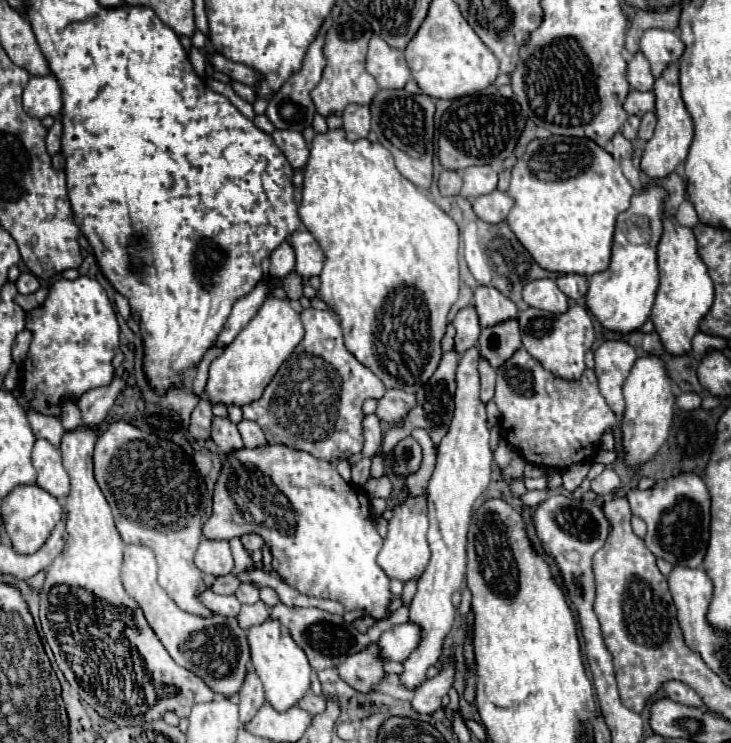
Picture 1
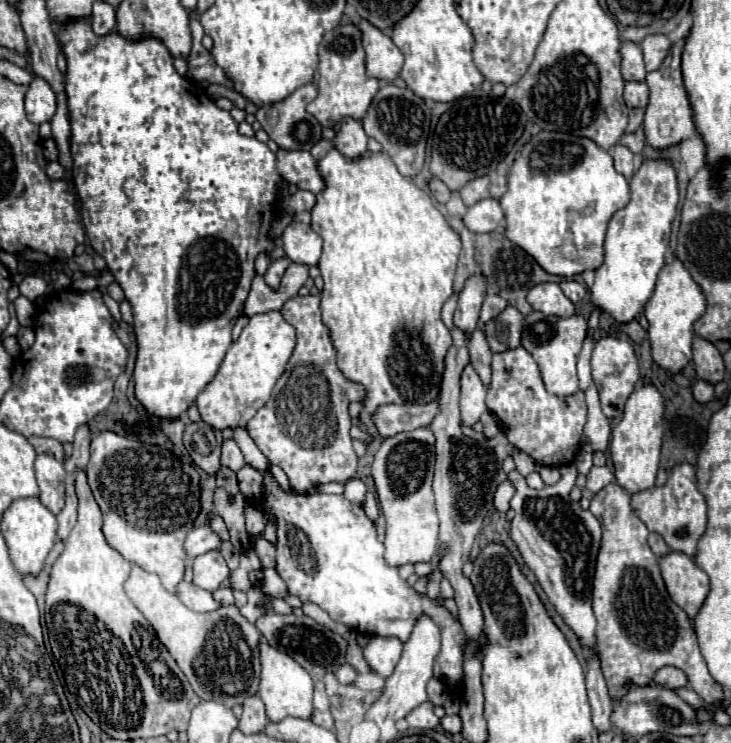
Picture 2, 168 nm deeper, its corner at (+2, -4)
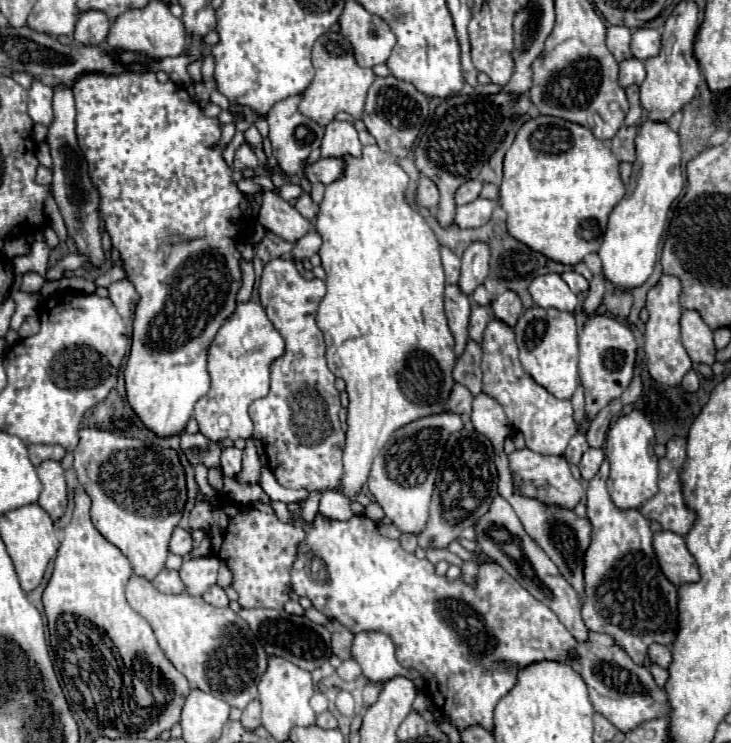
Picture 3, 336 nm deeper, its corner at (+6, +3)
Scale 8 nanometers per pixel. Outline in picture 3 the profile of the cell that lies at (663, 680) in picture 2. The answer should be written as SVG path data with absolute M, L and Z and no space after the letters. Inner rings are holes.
M651 644L649 646L649 660L659 664L661 668L667 668L671 664L671 648L665 644Z

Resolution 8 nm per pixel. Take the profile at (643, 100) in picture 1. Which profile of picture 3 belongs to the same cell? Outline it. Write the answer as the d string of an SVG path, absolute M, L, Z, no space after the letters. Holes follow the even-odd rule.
M637 58L621 60L619 62L619 84L621 88L627 88L631 84L641 84L645 80L645 66Z

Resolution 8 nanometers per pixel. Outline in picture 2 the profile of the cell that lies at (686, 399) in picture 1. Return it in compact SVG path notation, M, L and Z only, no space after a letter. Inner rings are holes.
M697 379L693 383L693 399L699 403L709 403L713 399L713 385Z

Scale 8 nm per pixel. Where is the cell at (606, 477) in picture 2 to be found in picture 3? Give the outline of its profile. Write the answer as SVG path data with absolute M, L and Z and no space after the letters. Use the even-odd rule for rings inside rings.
M589 448L589 450L583 454L581 462L579 462L581 476L583 476L585 480L591 480L591 478L599 472L599 466L601 466L601 460L603 460L603 458L605 458L605 454L603 454L601 448Z

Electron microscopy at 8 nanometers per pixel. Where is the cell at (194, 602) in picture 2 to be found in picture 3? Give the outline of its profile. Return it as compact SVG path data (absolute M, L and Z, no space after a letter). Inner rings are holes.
M161 570L153 578L153 586L163 594L181 594L185 590L185 586L175 570Z

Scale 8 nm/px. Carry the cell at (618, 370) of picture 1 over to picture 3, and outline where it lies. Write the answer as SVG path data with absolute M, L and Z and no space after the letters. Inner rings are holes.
M587 316L585 326L579 330L579 380L585 392L585 414L593 420L599 410L617 400L629 386L635 370L637 342L629 326L611 316Z

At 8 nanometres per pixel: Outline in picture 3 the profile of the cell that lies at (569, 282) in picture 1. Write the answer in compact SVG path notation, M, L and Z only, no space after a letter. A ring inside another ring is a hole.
M563 272L561 274L563 276L563 280L567 282L567 286L575 292L575 294L579 294L579 292L587 292L589 290L589 282L581 276L581 274L577 274L577 272Z

